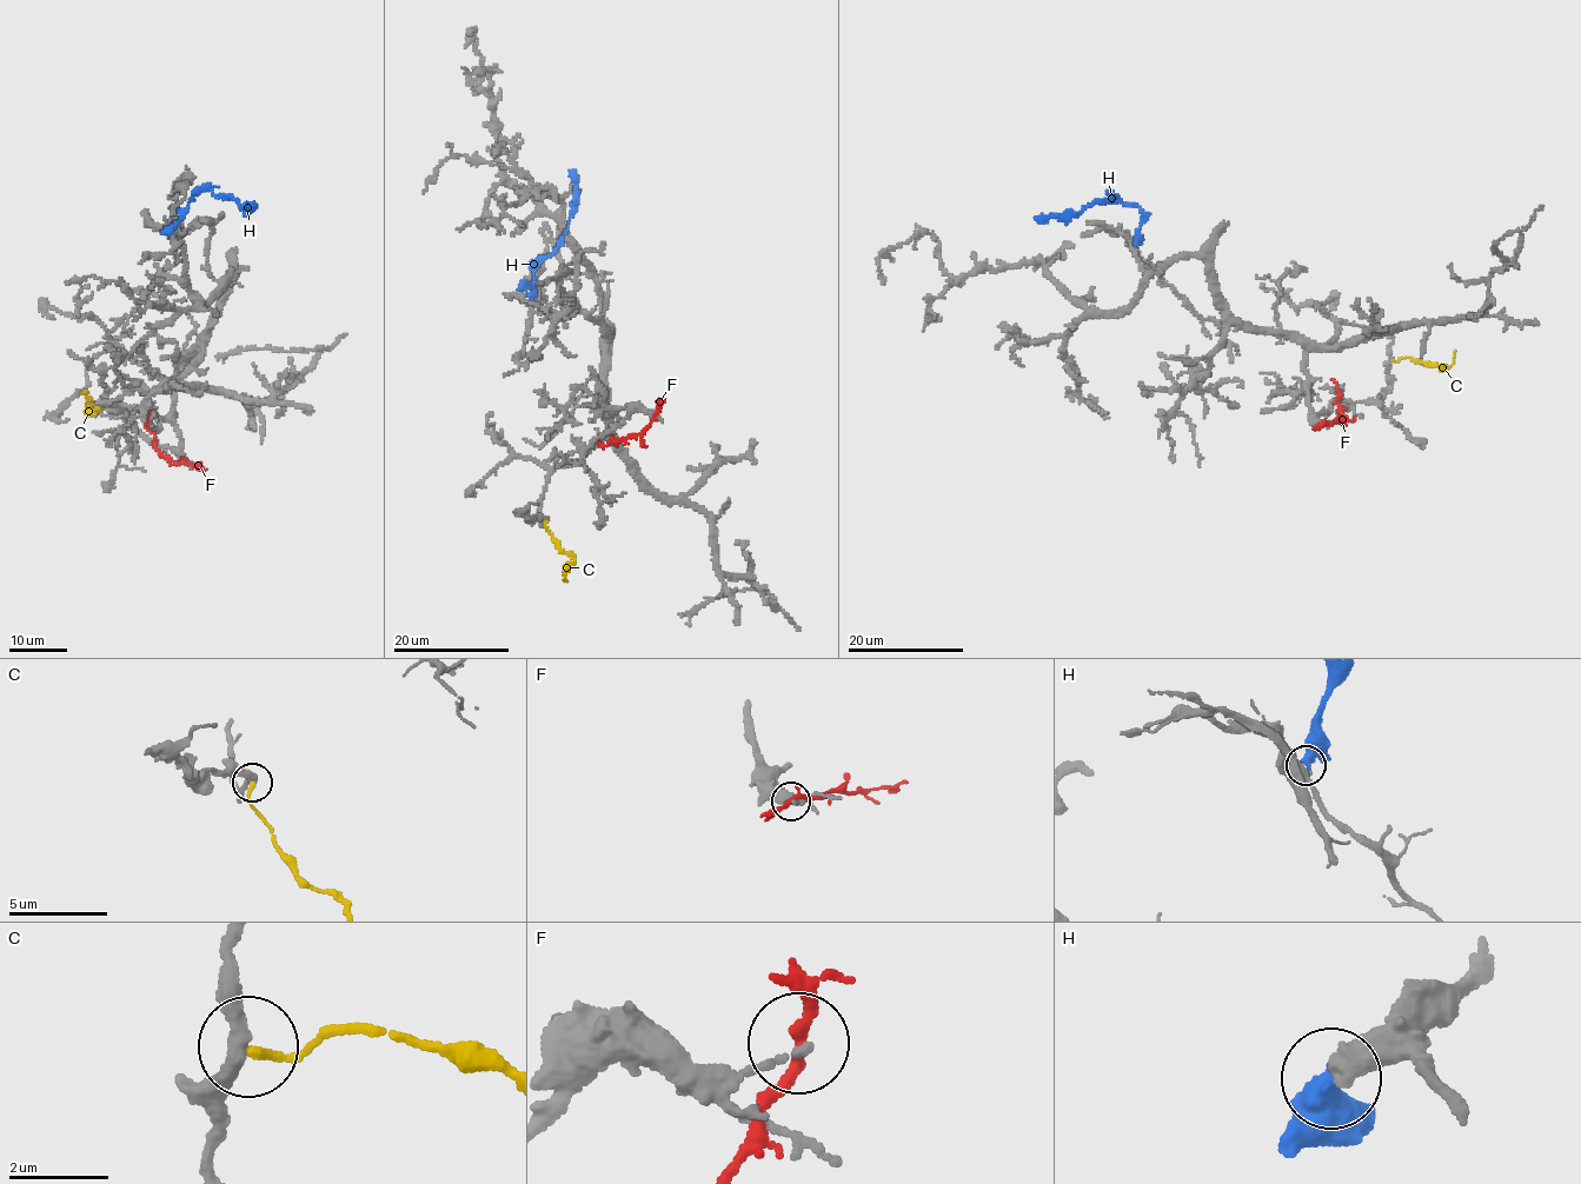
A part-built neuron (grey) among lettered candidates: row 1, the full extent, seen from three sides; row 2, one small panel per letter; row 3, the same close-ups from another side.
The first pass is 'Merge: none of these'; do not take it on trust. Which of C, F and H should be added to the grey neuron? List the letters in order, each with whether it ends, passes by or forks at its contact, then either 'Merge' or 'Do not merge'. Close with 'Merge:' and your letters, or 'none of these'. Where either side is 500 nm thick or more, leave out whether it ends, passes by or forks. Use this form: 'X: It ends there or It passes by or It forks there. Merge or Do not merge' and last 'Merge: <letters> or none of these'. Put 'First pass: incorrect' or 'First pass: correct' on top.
First pass: correct
C: It ends there. Do not merge
F: It passes by. Do not merge
H: Do not merge
Merge: none of these

